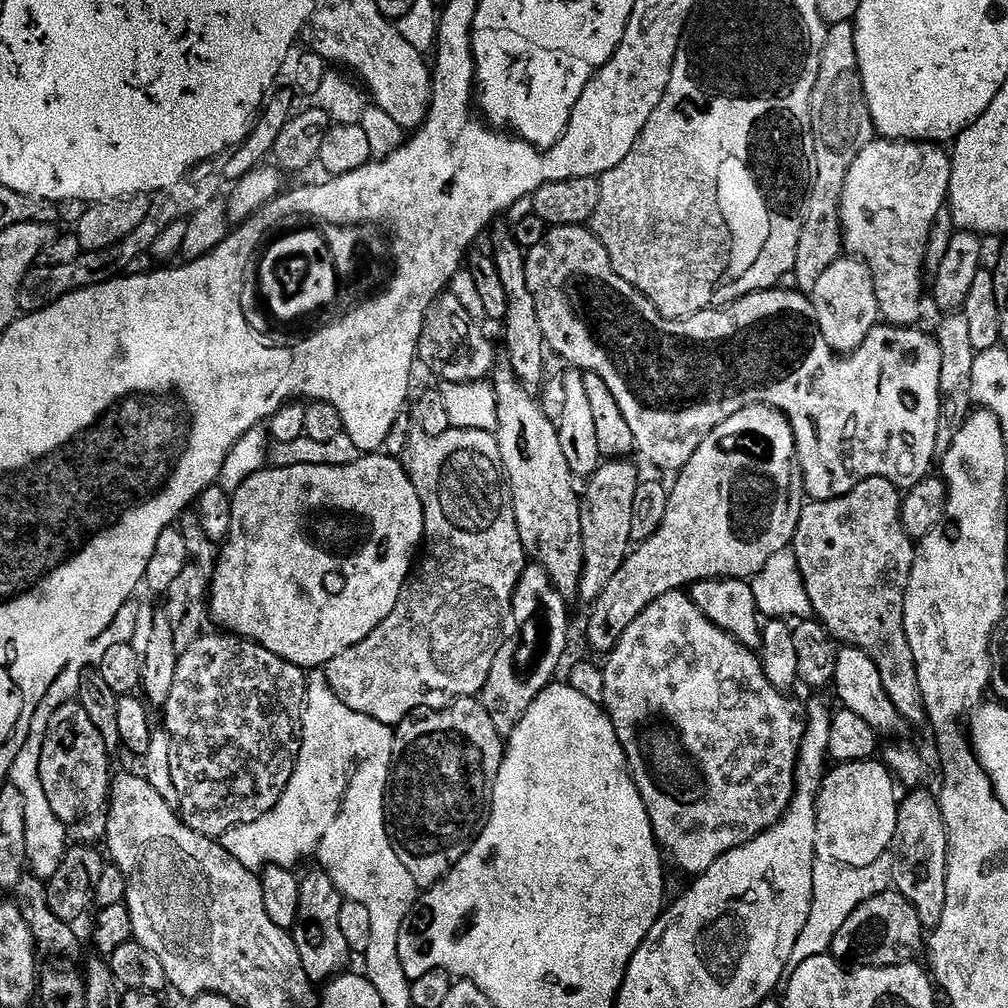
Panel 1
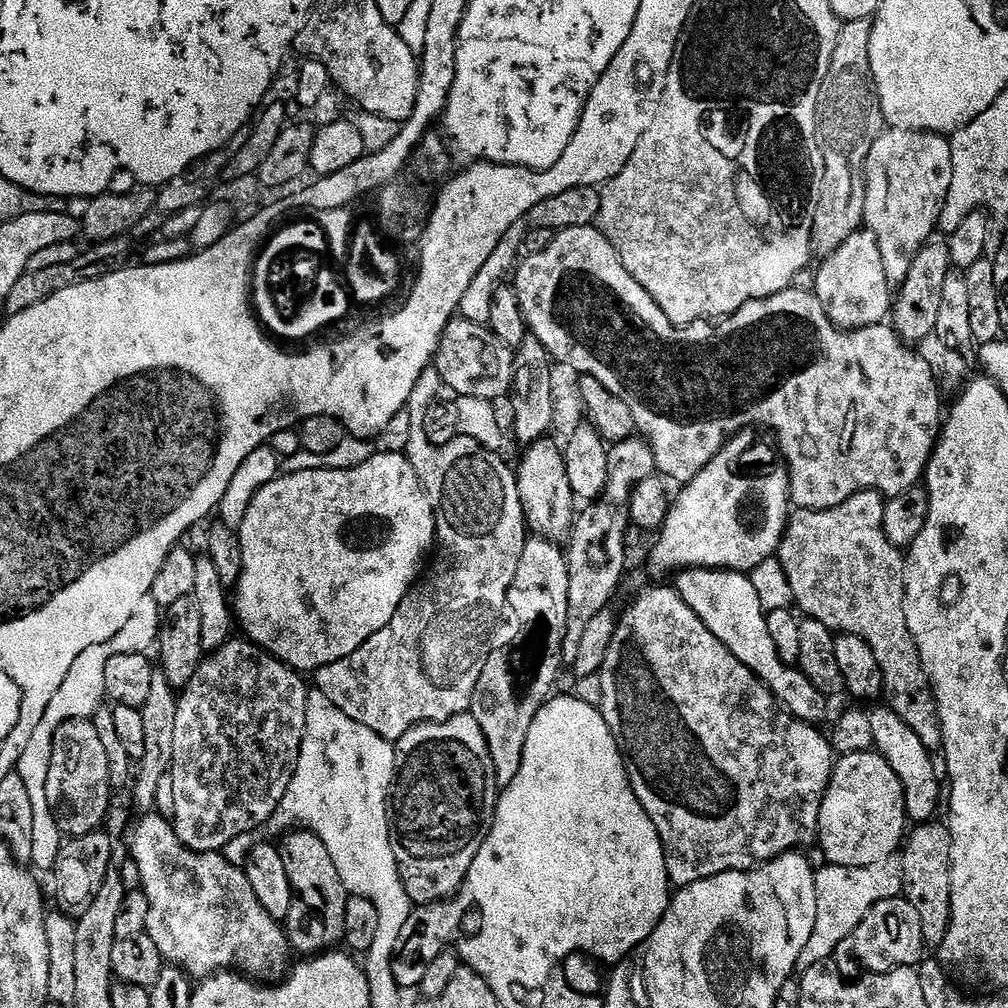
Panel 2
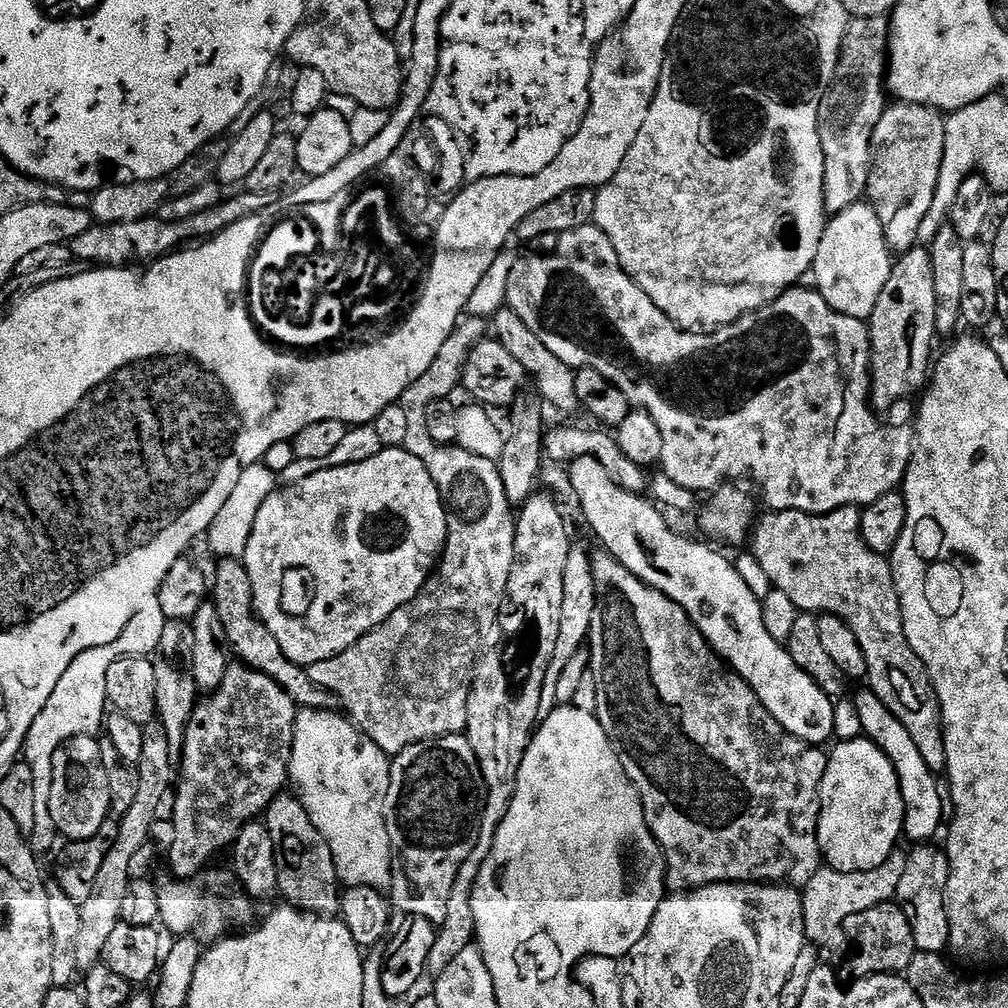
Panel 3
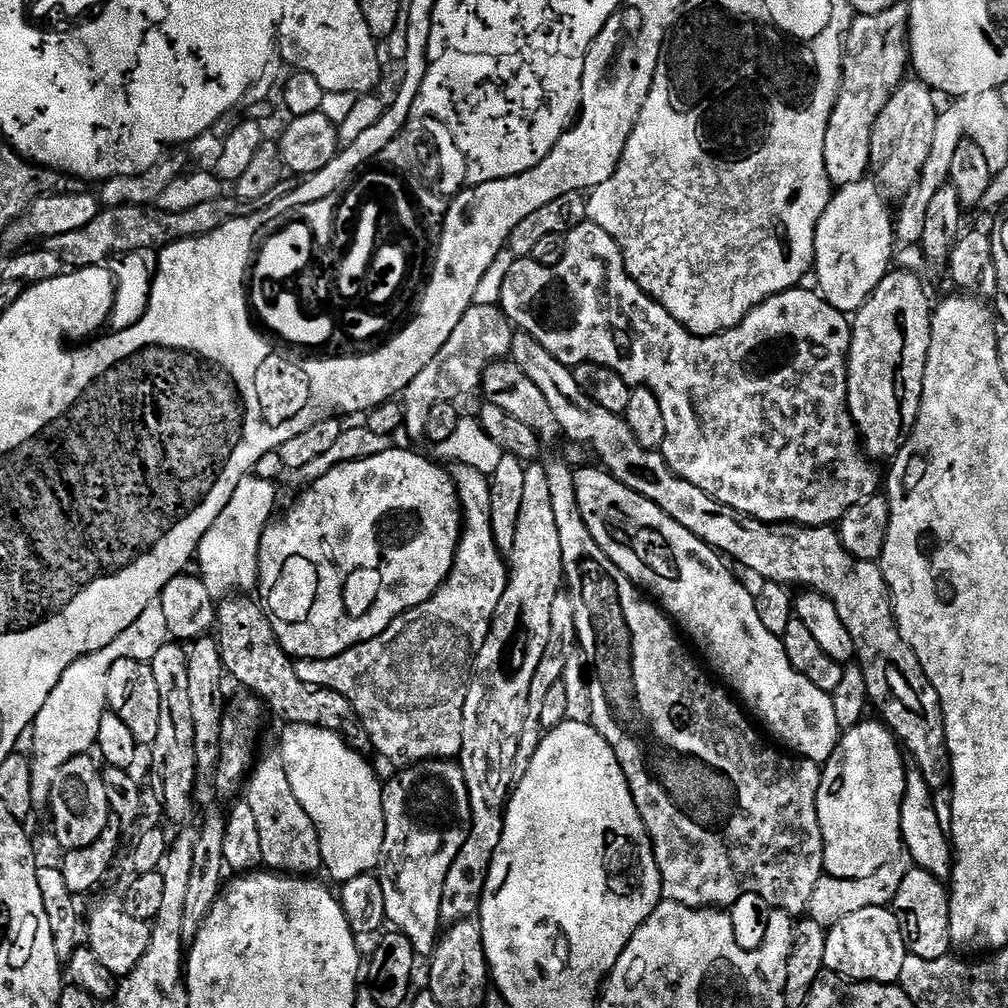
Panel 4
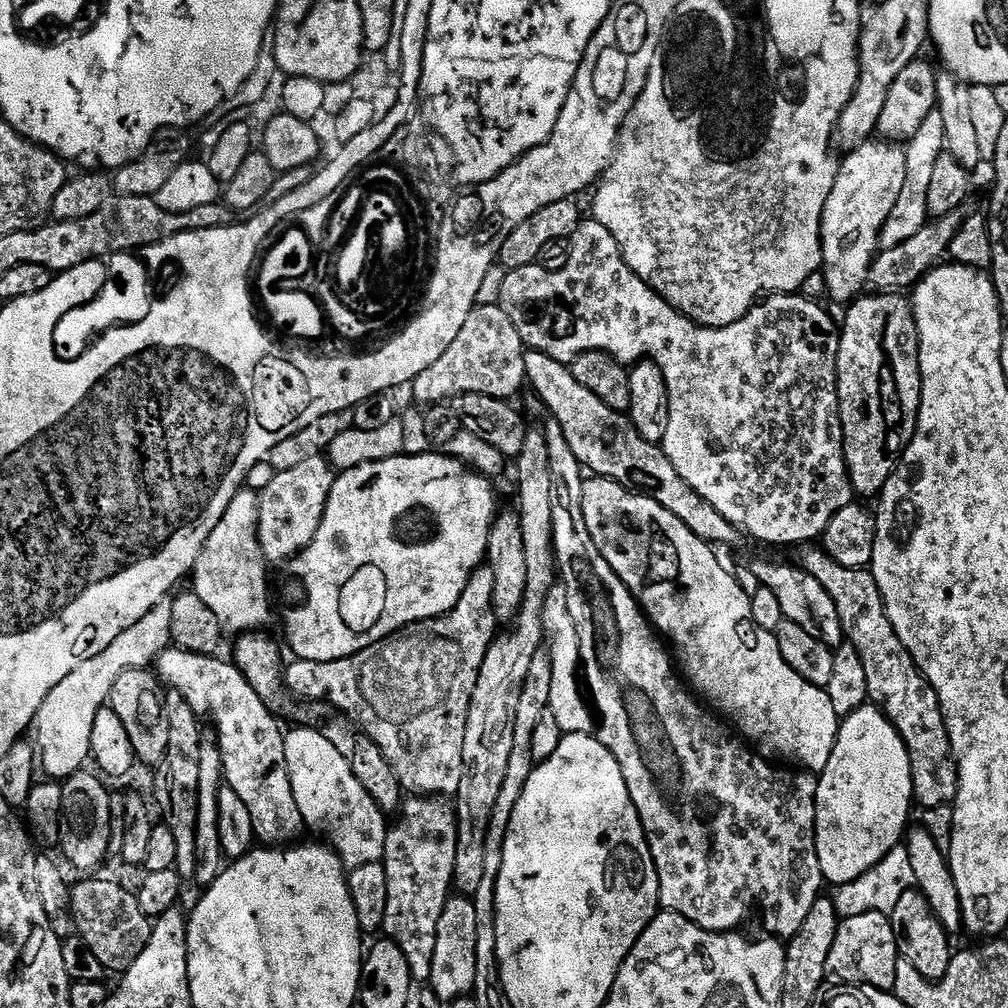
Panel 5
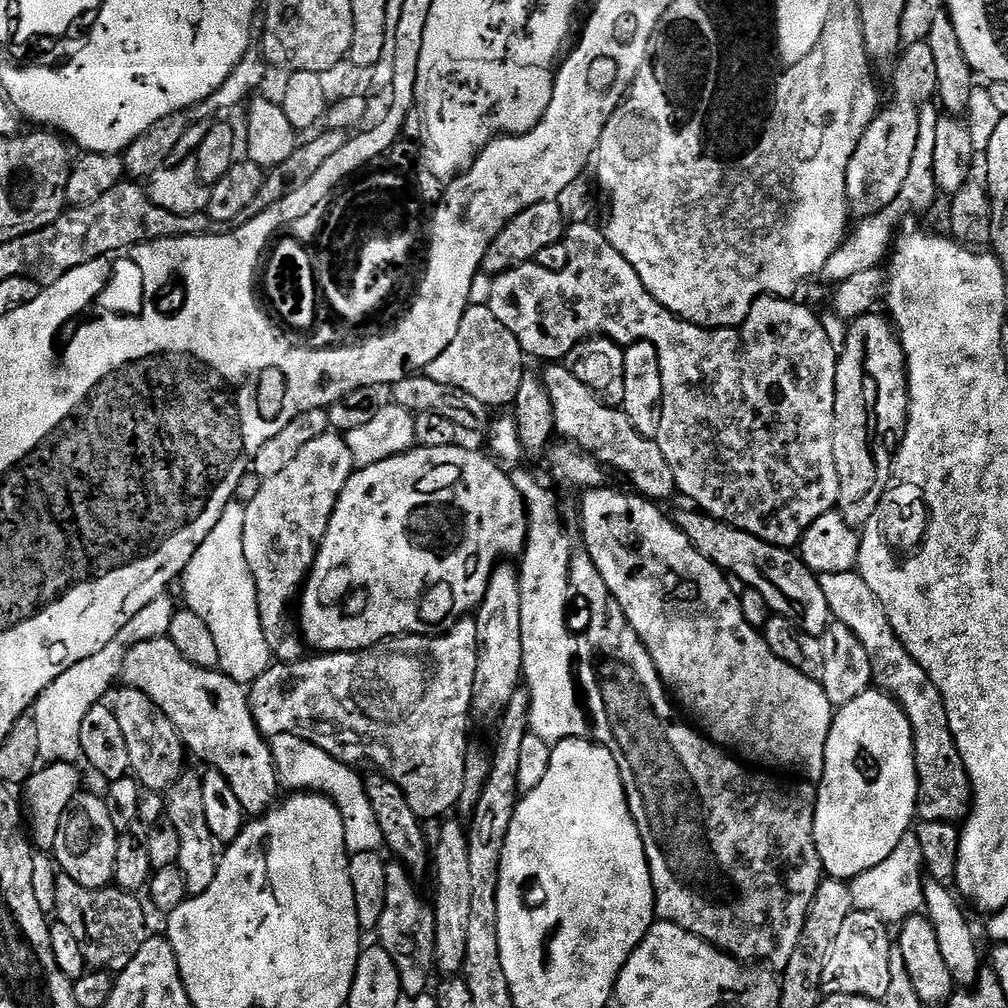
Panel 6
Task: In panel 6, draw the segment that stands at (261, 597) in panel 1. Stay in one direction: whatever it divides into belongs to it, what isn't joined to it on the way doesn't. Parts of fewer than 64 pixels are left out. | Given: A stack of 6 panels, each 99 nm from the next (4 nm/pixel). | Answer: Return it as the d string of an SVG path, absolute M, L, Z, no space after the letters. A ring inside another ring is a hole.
M456 444L445 448L416 446L400 456L353 471L334 506L330 526L326 530L324 541L320 543L316 561L312 563L311 573L303 589L302 607L298 612L302 635L311 647L312 644L316 647L317 653L360 652L363 648L373 648L375 644L394 636L435 636L449 632L456 623L479 609L488 589L490 574L496 569L498 561L501 558L516 558L523 553L524 543L528 540L528 514L524 510L524 499L518 494L511 475L507 471L503 472L499 468L501 465L491 455L483 456L480 452L460 447Z

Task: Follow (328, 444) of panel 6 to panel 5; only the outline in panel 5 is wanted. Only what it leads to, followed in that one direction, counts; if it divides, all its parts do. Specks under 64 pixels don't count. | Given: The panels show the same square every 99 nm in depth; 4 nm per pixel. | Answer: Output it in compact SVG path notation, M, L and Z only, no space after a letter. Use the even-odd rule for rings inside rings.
M324 456L306 458L294 470L278 472L276 477L258 494L260 509L258 510L258 538L260 549L269 565L287 565L318 534L318 526L322 522L322 514L326 510L328 495L337 473Z

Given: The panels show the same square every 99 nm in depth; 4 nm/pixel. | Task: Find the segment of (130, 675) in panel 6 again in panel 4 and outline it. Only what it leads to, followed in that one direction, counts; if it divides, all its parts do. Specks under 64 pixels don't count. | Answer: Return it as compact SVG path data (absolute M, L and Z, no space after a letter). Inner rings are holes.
M272 750L269 756L261 755L257 759L246 781L246 803L250 806L250 810L254 810L254 818L258 821L258 838L262 841L262 858L265 869L275 870L281 874L291 874L297 878L311 877L316 874L316 871L319 873L323 869L320 831L314 826L310 814L302 810L302 802L298 802L290 786L290 778L286 778L284 760L280 757L279 751Z

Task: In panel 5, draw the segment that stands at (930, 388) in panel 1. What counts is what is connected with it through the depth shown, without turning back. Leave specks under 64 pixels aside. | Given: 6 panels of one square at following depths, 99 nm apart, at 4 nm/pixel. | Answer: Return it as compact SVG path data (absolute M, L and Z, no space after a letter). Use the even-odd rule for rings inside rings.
M595 218L585 219L572 236L568 249L569 260L562 270L547 272L537 265L528 264L508 272L502 282L500 309L508 315L510 322L518 330L525 345L531 351L541 352L554 358L560 364L571 365L574 358L583 352L605 352L625 366L635 366L641 360L655 360L666 378L666 390L670 398L670 422L666 426L666 438L663 442L666 458L678 470L678 474L695 490L726 522L740 529L741 533L753 536L764 544L800 544L807 545L823 537L824 531L830 526L831 519L843 507L853 503L851 478L848 476L847 462L843 454L842 422L839 420L839 390L836 385L836 363L838 362L839 340L841 329L832 320L827 307L822 303L815 304L807 300L804 294L772 294L761 299L738 322L725 328L702 328L692 320L688 320L678 309L672 308L661 298L630 266L625 262L618 242Z

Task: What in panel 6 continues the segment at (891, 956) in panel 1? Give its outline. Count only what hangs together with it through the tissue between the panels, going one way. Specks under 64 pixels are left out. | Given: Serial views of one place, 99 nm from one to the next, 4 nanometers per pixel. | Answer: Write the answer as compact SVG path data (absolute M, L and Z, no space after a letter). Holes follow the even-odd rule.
M853 911L842 925L842 931L834 946L830 946L830 954L826 954L826 966L822 966L820 975L820 991L824 996L865 996L871 1000L887 1001L890 994L890 954L894 950L894 940L888 937L889 925L869 912Z

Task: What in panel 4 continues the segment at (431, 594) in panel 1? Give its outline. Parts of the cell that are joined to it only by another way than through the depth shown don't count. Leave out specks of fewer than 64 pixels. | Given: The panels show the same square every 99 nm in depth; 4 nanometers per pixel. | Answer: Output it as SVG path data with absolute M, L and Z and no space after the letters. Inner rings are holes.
M473 304L462 314L462 322L454 326L454 334L446 338L446 346L430 358L428 365L410 382L402 393L404 405L405 433L409 432L417 438L423 437L426 430L426 418L430 410L439 402L450 401L455 403L461 394L476 391L483 385L484 369L495 364L497 360L503 360L511 353L512 334L514 325L504 313L504 309L491 304L490 306L478 306ZM459 462L453 463L453 465L451 465L450 471L452 473L452 481L456 487L456 496L460 500L462 531L460 533L460 545L456 548L454 566L450 570L444 585L426 602L422 602L418 606L406 610L398 618L394 618L394 622L390 622L390 626L386 626L386 630L382 630L382 634L378 634L373 640L355 644L350 650L346 650L329 660L295 661L298 678L302 678L302 682L310 682L314 686L338 690L338 694L342 694L352 703L358 718L362 722L362 726L366 730L366 734L372 738L373 749L377 753L380 751L386 759L400 764L399 766L411 766L420 763L422 760L459 757L462 750L462 718L464 717L464 707L466 706L466 694L472 681L472 670L476 667L476 655L479 654L481 646L486 642L488 632L492 626L492 619L494 619L498 610L498 602L502 602L502 594L508 585L509 565L506 563L500 548L494 542L494 530L490 526L490 490L492 485L489 477L485 473L476 470L474 466L466 466Z

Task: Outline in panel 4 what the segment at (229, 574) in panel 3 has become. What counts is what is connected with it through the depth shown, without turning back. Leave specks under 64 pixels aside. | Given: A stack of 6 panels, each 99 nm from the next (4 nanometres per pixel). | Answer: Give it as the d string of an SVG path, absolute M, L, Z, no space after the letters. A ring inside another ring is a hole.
M233 594L219 601L216 609L214 639L220 646L225 673L231 679L233 676L242 687L249 688L252 691L249 693L263 701L267 709L269 706L274 715L281 716L288 724L319 724L321 728L338 733L357 752L368 754L373 751L372 738L366 734L354 706L345 696L338 694L338 690L314 686L310 682L302 682L302 678L298 678L298 670L293 657L284 651L274 634L274 626L268 621L268 613L251 595Z

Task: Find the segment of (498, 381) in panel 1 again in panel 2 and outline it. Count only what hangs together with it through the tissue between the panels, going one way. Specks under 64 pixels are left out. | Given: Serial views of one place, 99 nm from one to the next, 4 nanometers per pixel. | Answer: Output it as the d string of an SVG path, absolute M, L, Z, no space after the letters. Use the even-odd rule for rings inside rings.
M551 438L536 440L523 449L524 457L520 468L515 469L516 485L524 511L524 522L537 537L555 542L567 541L572 531L574 508L572 512L572 487L566 474L563 451L555 446Z

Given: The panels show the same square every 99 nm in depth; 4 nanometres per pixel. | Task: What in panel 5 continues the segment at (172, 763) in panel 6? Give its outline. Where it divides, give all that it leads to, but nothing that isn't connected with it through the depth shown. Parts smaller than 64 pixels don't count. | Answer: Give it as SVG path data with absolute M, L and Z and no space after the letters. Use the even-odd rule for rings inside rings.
M148 668L126 670L114 682L114 690L110 697L110 706L114 714L118 714L122 726L126 726L126 734L130 734L130 746L134 746L134 754L141 765L155 766L162 762L166 754L166 742L170 742L170 726L165 697L160 696L161 681L155 671Z

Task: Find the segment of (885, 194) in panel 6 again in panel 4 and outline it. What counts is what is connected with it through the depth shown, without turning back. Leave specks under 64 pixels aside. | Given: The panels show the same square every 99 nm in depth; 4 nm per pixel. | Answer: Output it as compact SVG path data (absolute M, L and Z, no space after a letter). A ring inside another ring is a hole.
M871 179L843 185L833 195L816 227L816 258L814 261L815 287L824 301L839 312L854 314L874 294L878 282L887 276L894 264L894 216L888 213L889 201L885 193Z

